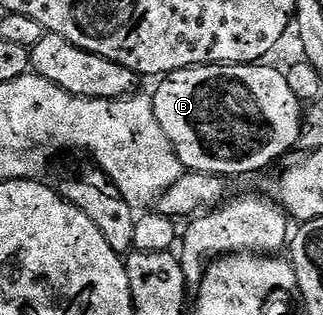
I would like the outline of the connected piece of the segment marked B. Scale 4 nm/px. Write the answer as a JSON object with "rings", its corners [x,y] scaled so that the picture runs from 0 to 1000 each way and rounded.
{"rings":[[[693,203],[687,210],[588,210],[570,222],[551,222],[514,238],[505,260],[483,286],[474,286],[480,317],[480,365],[486,394],[511,406],[511,432],[536,457],[548,495],[560,508],[570,543],[610,552],[672,552],[681,559],[718,559],[715,552],[789,552],[799,540],[814,540],[827,514],[851,514],[901,460],[923,454],[932,438],[932,416],[944,397],[944,337],[920,305],[907,305],[907,279],[895,279],[895,254],[873,219],[848,222],[830,203],[768,203],[759,210],[718,210]]]}

